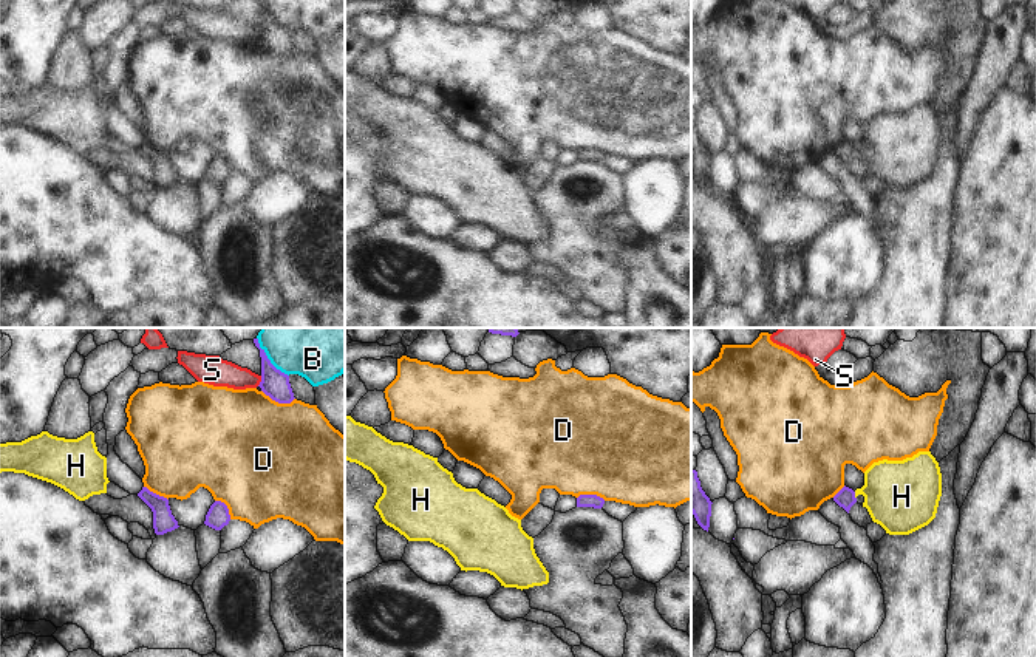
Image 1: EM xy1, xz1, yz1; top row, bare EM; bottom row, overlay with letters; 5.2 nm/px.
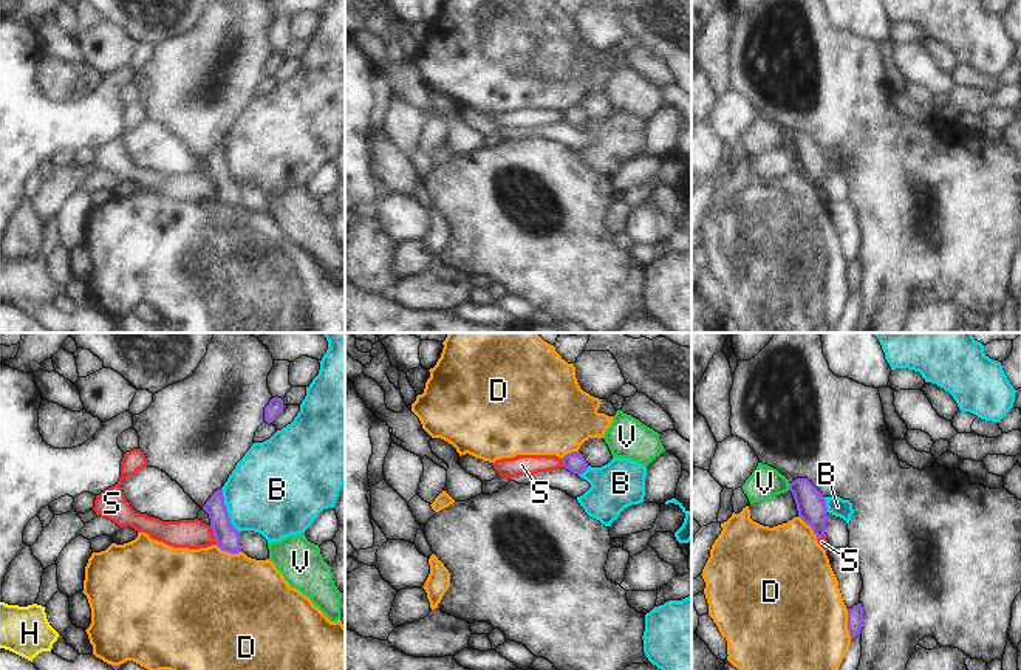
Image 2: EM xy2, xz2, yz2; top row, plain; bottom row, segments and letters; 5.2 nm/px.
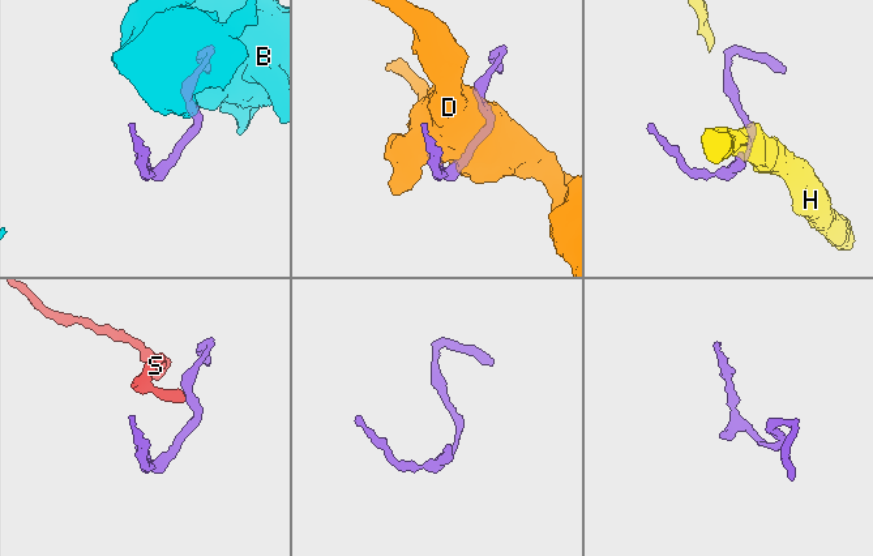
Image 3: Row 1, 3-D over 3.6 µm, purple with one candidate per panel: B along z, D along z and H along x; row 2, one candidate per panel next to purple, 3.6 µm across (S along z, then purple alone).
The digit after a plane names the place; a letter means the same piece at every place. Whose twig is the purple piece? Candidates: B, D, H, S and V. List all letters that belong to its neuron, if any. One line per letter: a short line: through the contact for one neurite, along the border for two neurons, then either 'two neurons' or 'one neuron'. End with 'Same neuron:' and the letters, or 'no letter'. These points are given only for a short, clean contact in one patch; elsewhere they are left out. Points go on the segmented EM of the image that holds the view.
B: two neurons
D: two neurons
H: line yz1 (845, 498), (854, 495), (888, 492), (902, 497); one neuron
S: line xy2 (209, 526), (217, 543); two neurons
V: line yz2 (788, 483), (789, 489); two neurons
Same neuron: H

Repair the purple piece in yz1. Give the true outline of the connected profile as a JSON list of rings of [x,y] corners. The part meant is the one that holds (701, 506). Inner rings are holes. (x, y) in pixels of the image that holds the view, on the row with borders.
[[[691,470],[691,513],[697,524],[708,532],[711,516],[711,501],[700,487],[697,471]]]

